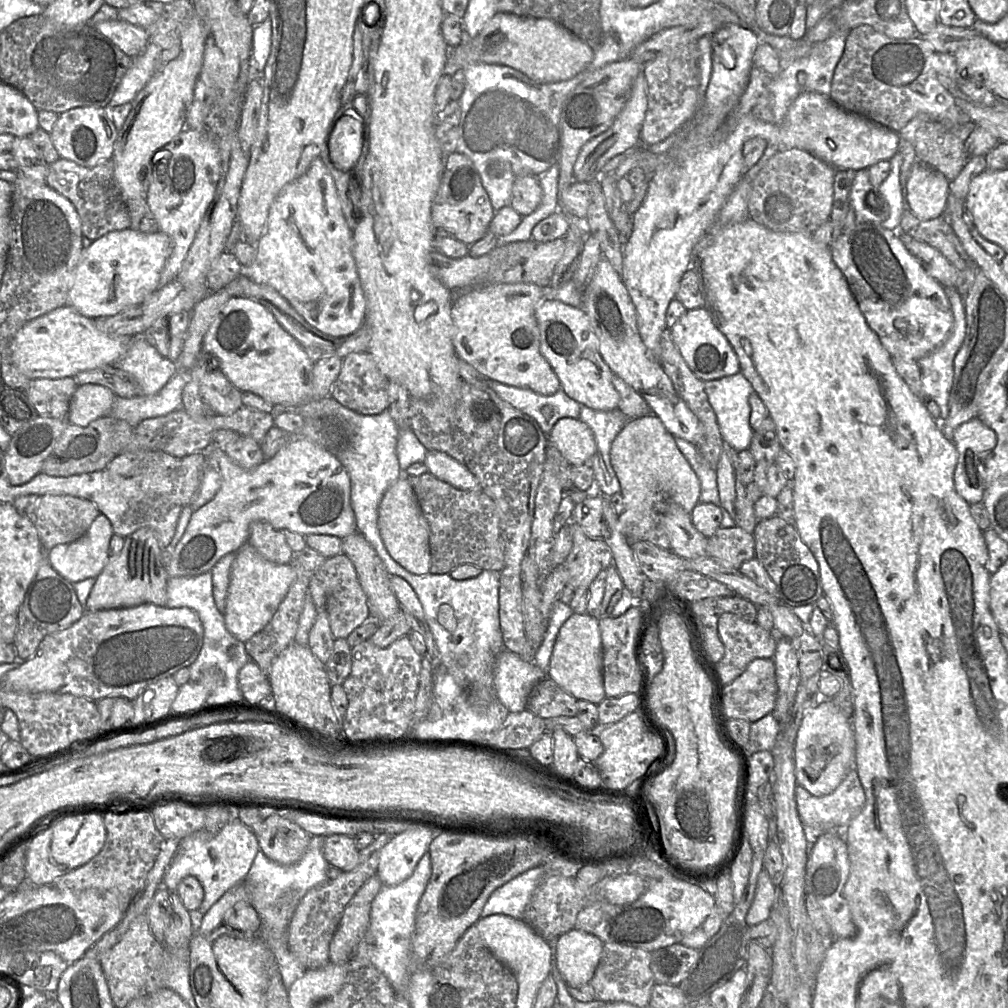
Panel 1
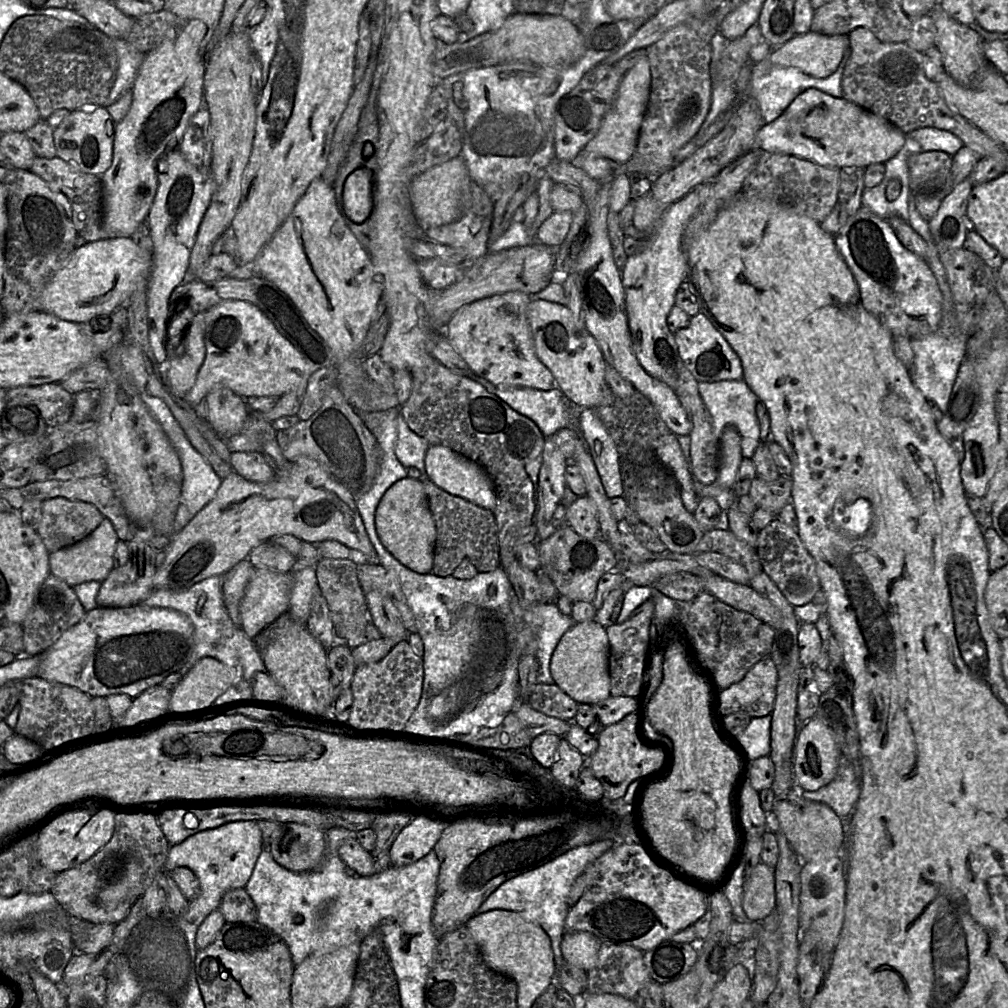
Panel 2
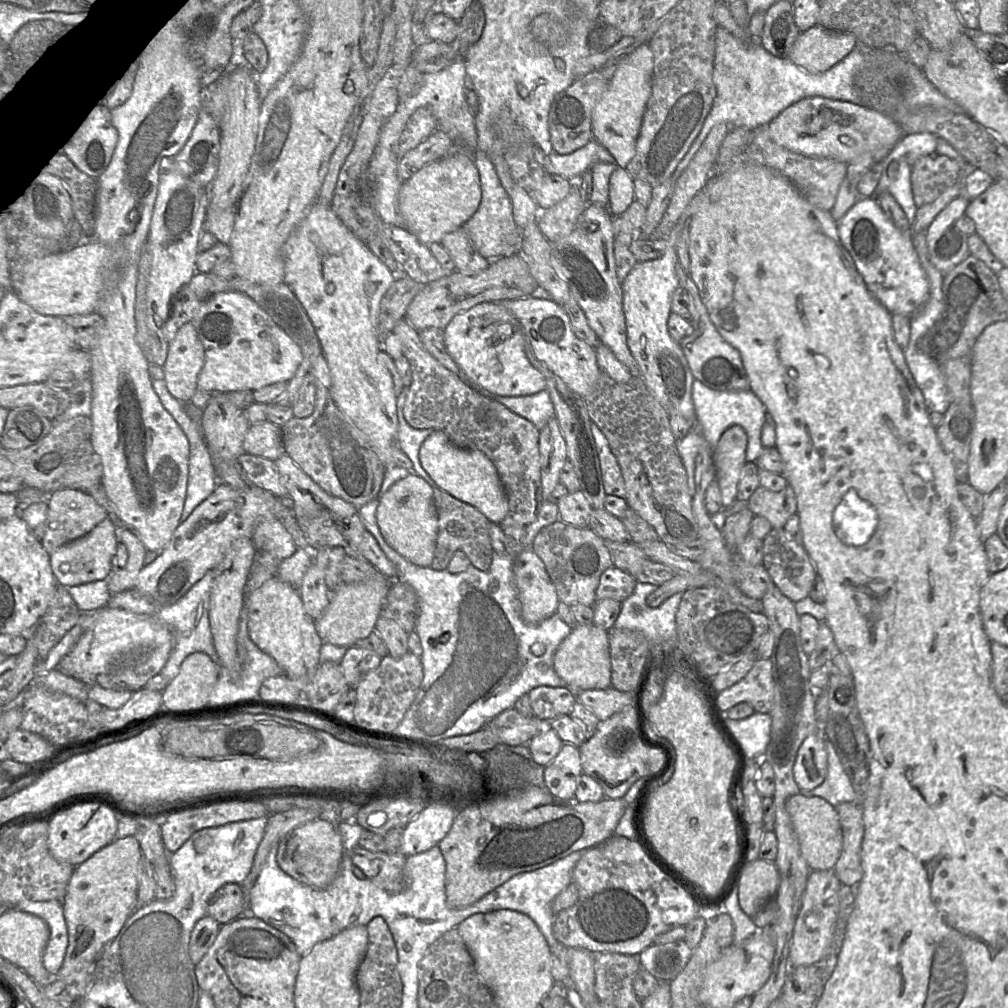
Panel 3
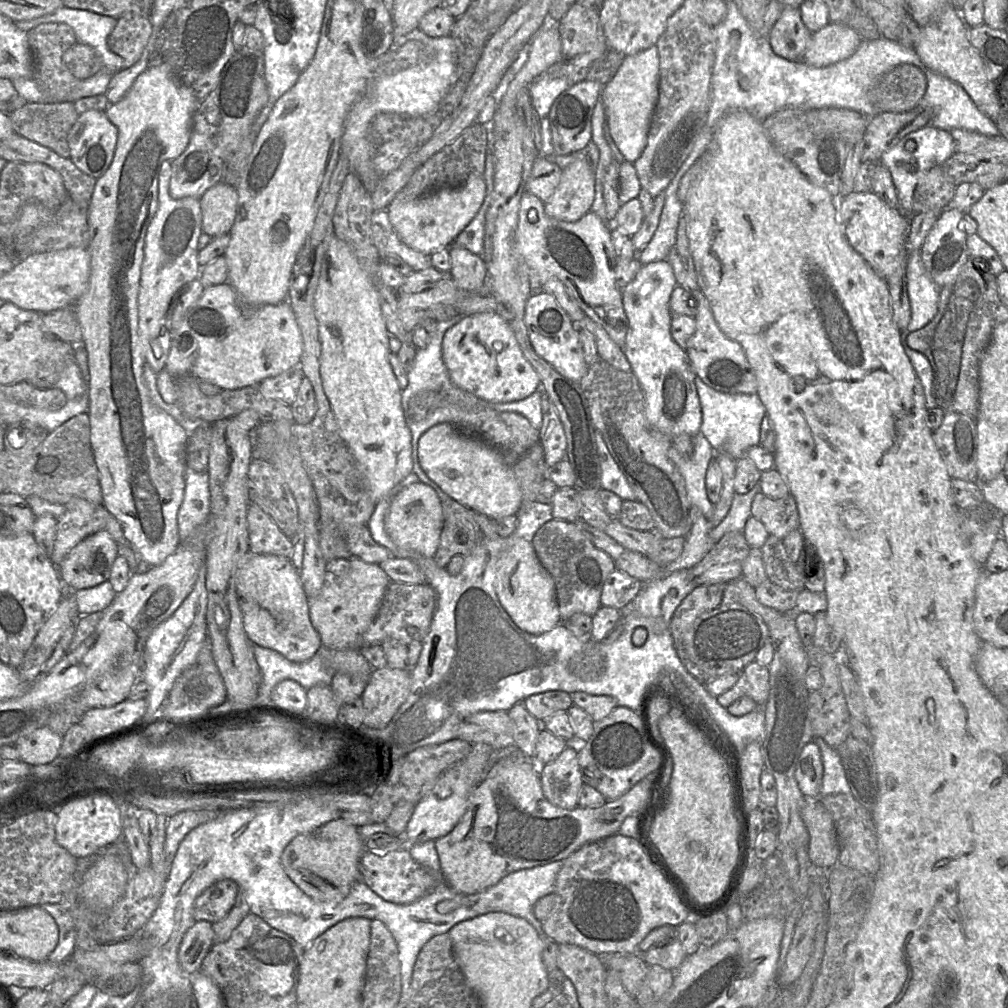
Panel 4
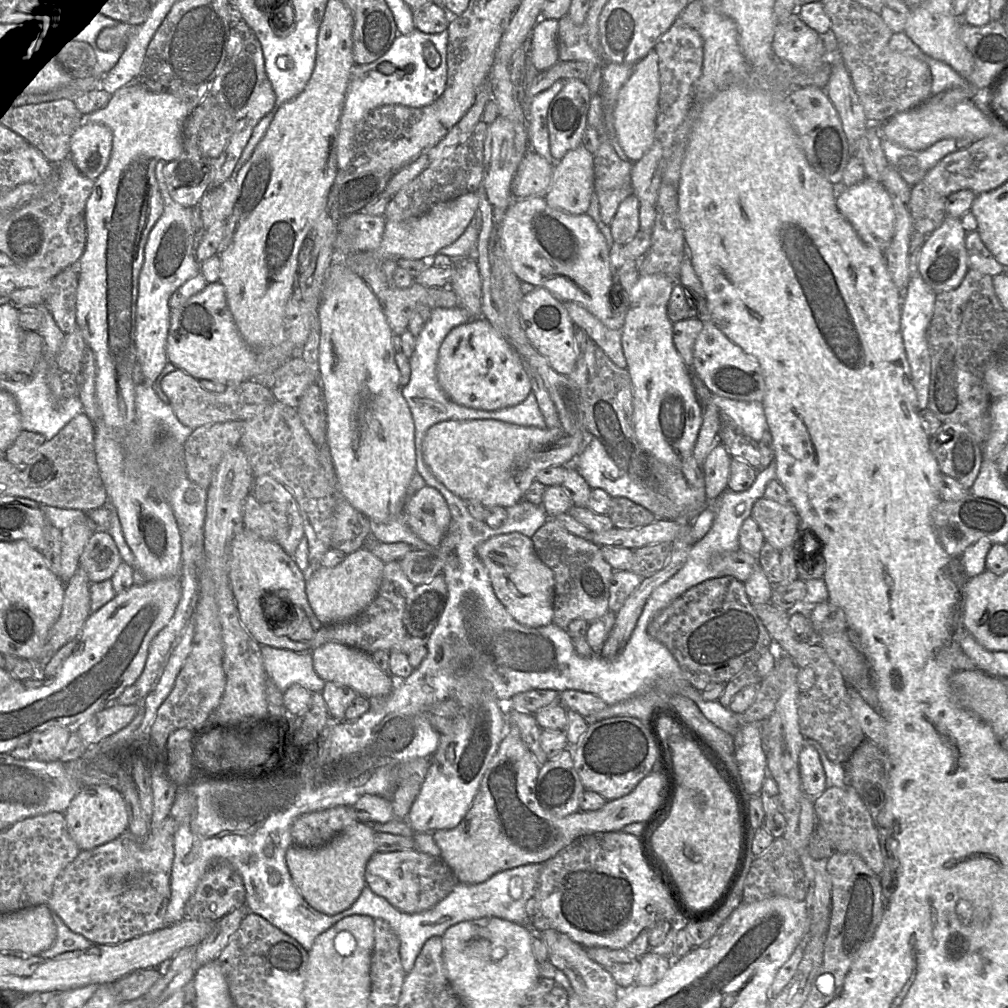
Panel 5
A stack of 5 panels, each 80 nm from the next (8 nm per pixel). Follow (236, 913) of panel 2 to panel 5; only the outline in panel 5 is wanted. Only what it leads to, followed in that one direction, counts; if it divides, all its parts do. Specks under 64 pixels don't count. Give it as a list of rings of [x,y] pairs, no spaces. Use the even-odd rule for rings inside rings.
[[[218,859],[200,879],[185,905],[184,914],[192,920],[217,922],[243,906],[246,906],[246,893],[242,877],[228,861]]]

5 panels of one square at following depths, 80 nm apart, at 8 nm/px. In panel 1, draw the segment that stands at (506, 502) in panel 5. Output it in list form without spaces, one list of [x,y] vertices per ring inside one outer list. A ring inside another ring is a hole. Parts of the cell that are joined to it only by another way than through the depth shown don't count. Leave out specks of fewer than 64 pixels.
[[[429,451],[424,464],[428,473],[459,490],[481,489],[477,478],[463,464],[446,453]]]

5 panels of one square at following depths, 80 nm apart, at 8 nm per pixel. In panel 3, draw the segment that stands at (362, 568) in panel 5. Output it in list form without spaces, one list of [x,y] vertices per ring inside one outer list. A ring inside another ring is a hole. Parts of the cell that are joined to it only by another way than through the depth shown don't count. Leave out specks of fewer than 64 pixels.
[[[373,578],[360,583],[344,584],[333,592],[324,614],[314,621],[315,629],[323,642],[348,648],[367,638],[375,630],[390,581],[388,578]]]

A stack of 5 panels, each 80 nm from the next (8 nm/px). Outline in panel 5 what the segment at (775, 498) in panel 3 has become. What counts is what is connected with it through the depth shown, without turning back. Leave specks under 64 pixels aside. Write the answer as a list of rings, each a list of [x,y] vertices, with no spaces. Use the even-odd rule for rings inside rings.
[[[764,496],[755,502],[751,516],[761,528],[766,542],[779,552],[797,545],[802,525],[791,503],[781,504]]]

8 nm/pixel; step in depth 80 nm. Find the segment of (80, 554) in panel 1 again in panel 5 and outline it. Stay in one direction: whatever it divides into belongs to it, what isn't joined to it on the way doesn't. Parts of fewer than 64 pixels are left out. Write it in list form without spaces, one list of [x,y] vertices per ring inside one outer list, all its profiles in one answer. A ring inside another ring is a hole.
[[[104,531],[95,532],[87,541],[79,560],[91,584],[111,580],[122,563],[118,548]]]

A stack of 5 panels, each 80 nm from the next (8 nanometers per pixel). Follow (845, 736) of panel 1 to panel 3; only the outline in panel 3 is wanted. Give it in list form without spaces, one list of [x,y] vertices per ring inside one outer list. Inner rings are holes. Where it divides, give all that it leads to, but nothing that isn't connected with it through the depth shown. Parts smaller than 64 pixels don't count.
[[[816,731],[804,739],[794,762],[794,779],[801,791],[818,787],[827,775],[827,751],[823,732]]]

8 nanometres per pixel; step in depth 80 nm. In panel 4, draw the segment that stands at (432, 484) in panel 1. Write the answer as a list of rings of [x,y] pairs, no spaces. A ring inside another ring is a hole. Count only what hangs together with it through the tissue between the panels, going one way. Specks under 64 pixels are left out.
[[[447,496],[447,500],[440,498],[444,524],[440,536],[438,549],[434,555],[434,561],[438,567],[446,568],[450,559],[456,555],[470,555],[484,541],[484,533],[477,522],[477,512],[460,504]]]

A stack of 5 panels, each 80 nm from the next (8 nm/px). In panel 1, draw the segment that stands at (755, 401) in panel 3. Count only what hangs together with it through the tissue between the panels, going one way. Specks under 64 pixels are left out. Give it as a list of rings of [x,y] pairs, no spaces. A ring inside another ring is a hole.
[[[739,372],[731,376],[704,382],[704,388],[716,415],[723,442],[737,452],[749,449],[754,432],[749,421],[751,413],[749,397],[755,392],[750,382]]]

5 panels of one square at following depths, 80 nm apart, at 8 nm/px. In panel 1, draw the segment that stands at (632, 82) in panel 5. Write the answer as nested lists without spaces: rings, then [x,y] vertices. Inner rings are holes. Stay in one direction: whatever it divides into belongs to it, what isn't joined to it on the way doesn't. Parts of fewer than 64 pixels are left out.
[[[642,71],[635,79],[630,97],[612,126],[582,147],[573,169],[575,182],[586,183],[594,178],[599,178],[602,168],[611,158],[626,151],[632,151],[639,145],[647,108],[647,80]]]

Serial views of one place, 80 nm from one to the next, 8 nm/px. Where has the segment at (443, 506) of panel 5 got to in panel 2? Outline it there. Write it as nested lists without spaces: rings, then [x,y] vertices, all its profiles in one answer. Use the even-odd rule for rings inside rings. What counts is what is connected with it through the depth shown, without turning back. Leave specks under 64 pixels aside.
[[[407,476],[385,492],[376,509],[375,525],[382,544],[401,564],[419,574],[431,573],[436,526],[420,479]]]

